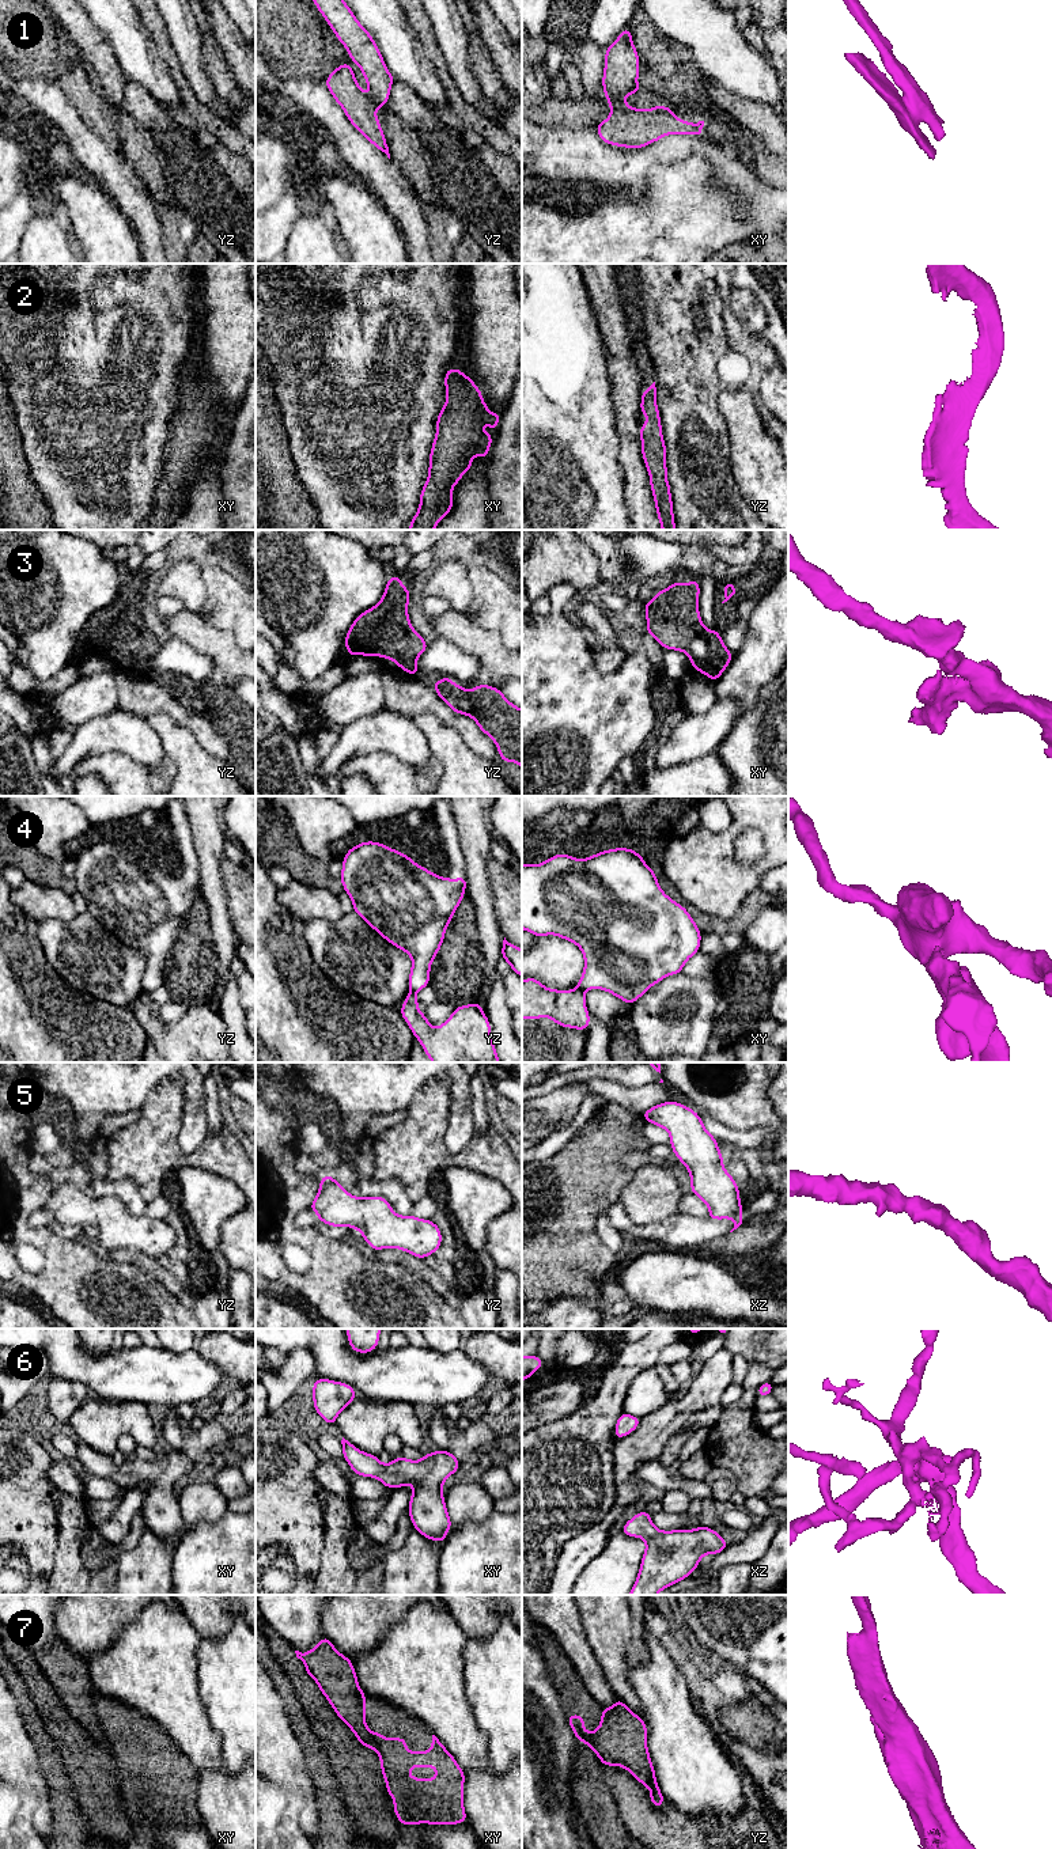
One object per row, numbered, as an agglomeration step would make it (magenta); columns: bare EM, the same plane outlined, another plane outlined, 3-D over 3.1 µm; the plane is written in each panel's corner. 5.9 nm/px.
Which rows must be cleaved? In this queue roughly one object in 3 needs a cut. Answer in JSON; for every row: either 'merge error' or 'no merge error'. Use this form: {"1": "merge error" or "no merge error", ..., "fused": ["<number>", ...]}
{"1": "merge error", "2": "no merge error", "3": "no merge error", "4": "merge error", "5": "no merge error", "6": "no merge error", "7": "merge error", "fused": ["1", "4", "7"]}

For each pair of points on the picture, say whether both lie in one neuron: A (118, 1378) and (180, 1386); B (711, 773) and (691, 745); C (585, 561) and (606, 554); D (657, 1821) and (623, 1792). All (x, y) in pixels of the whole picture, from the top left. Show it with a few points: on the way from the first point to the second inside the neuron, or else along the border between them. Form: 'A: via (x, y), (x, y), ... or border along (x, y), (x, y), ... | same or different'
A: via (133, 1378), (165, 1378) | same
B: border along (715, 750), (669, 768) | different
C: border along (585, 544), (598, 561), (598, 573), (602, 583) | different
D: via (649, 1818), (631, 1800) | same

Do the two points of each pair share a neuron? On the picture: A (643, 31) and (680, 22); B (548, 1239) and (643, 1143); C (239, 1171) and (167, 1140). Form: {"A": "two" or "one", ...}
{"A": "two", "B": "one", "C": "one"}

